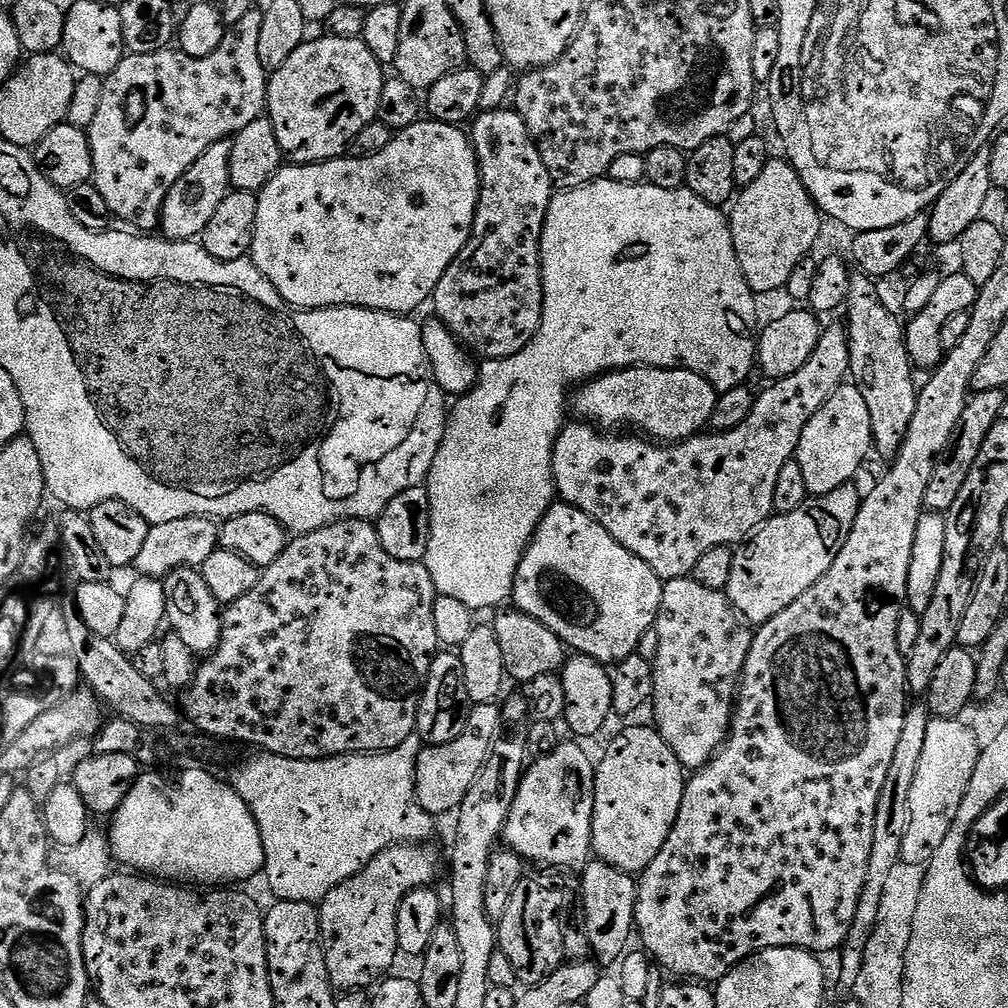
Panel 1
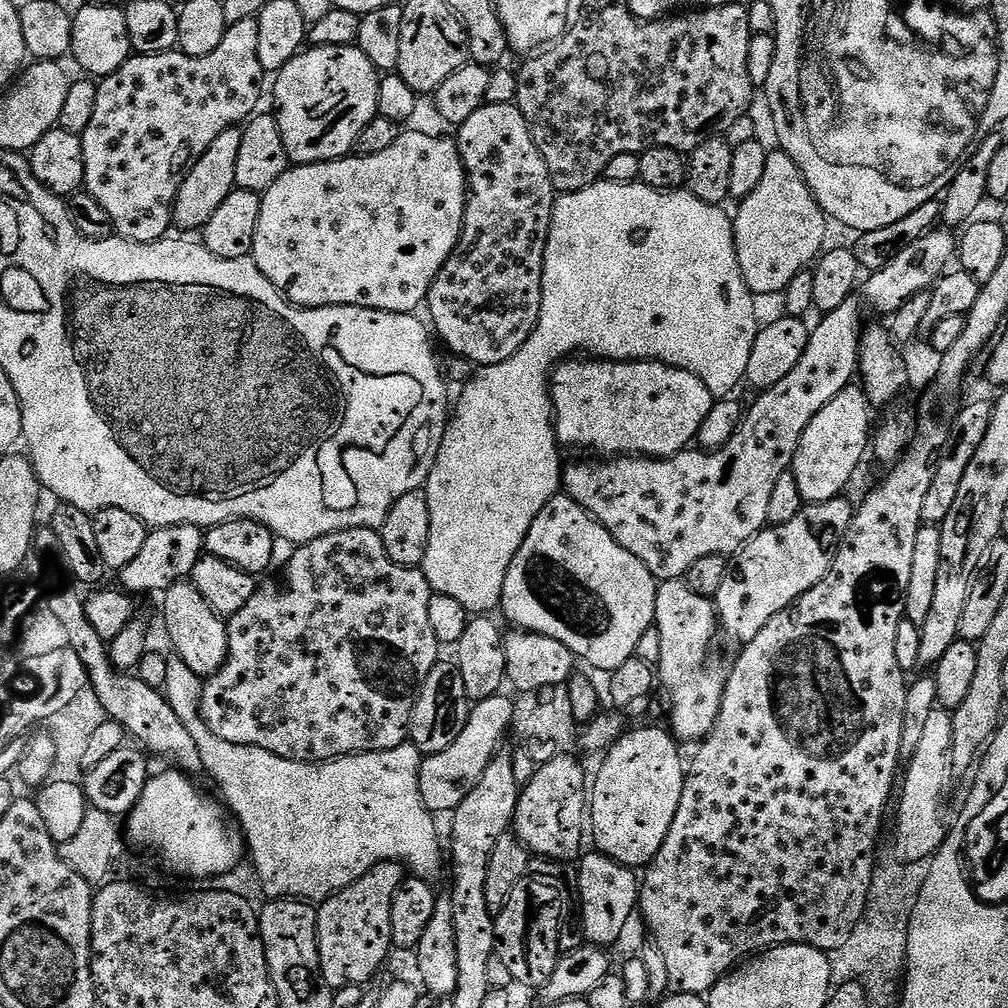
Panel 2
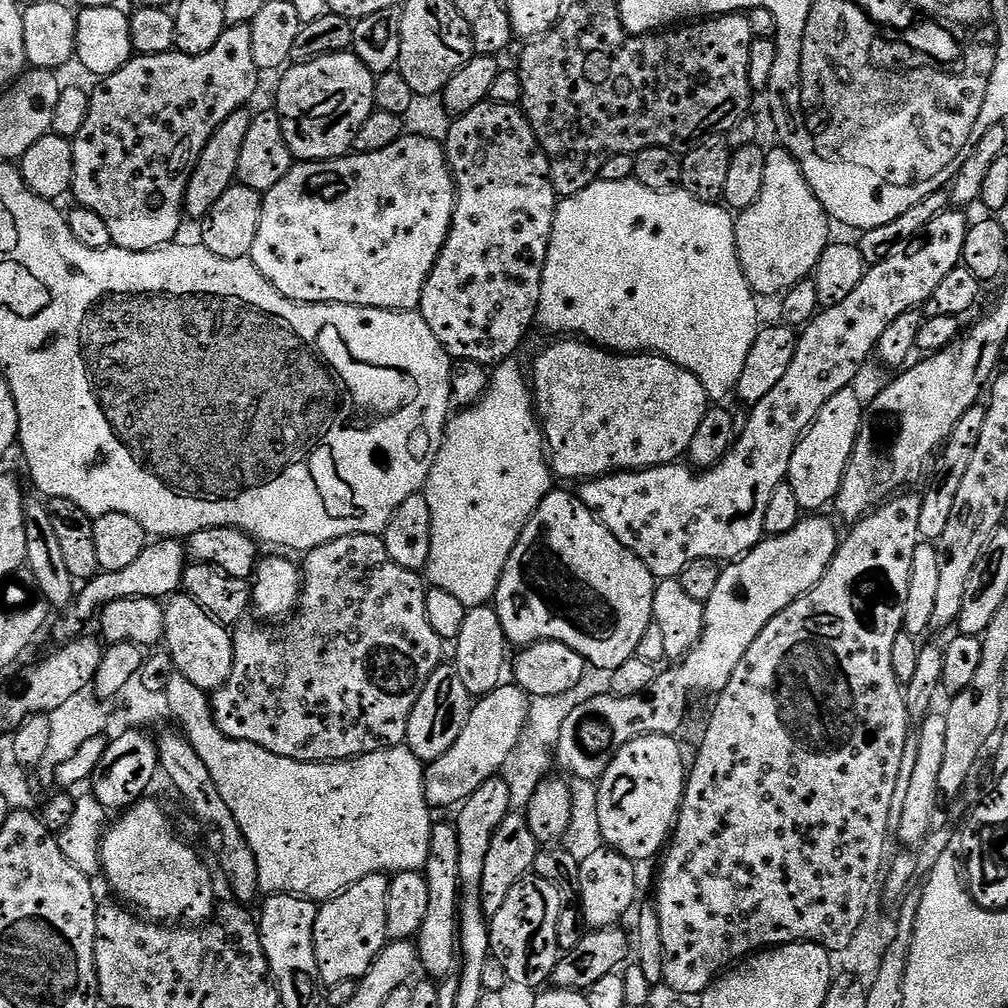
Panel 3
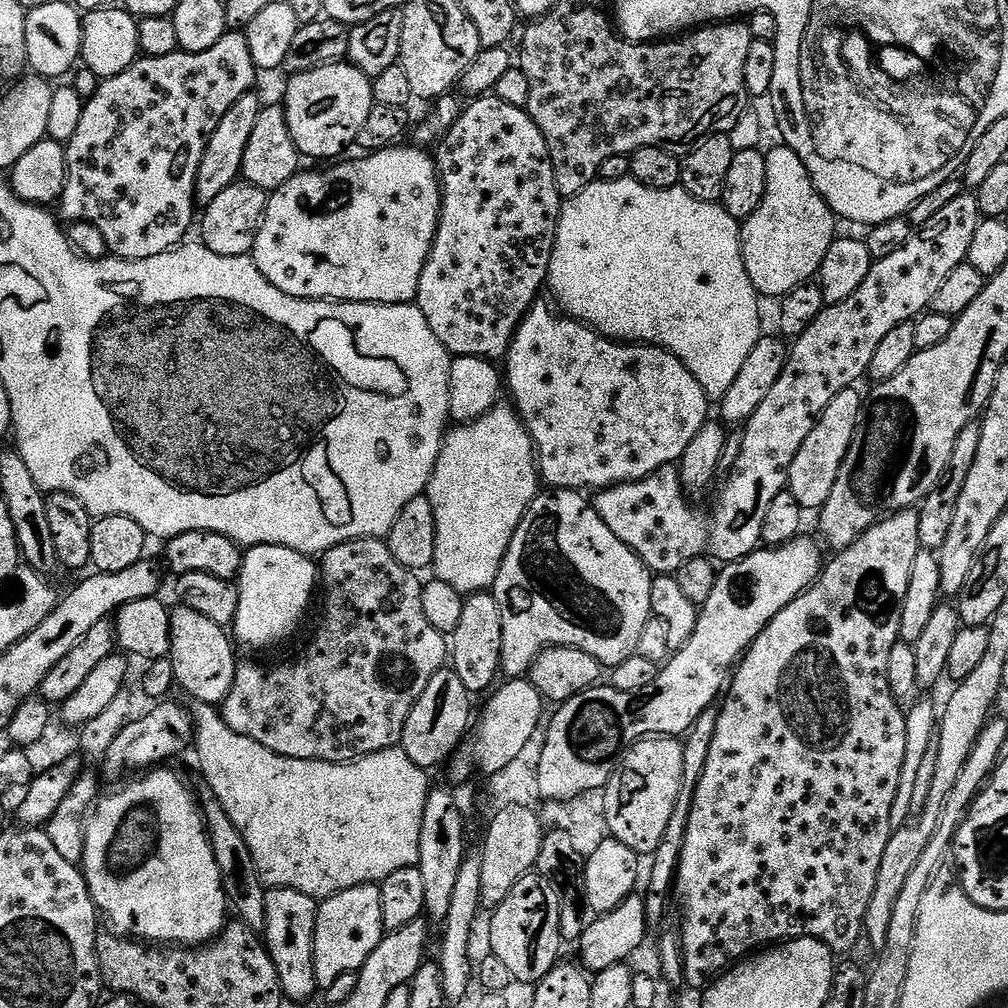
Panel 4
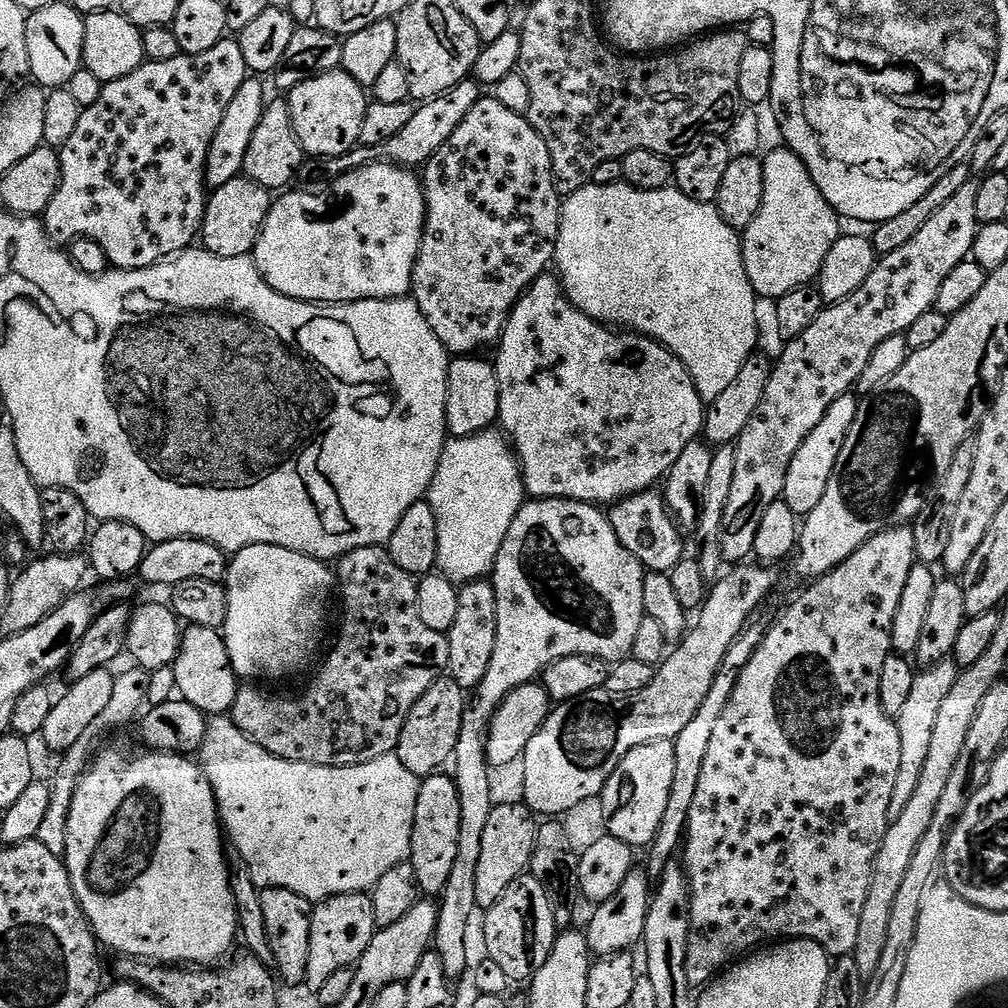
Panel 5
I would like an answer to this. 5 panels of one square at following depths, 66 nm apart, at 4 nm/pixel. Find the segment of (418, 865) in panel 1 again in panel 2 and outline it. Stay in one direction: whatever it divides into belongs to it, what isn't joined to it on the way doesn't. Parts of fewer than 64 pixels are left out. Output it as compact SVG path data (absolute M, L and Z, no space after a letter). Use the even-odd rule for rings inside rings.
M399 862L379 864L371 868L361 880L354 882L348 888L343 888L341 892L334 893L319 905L316 913L316 937L320 951L320 965L324 981L334 990L355 984L367 985L367 980L374 979L376 971L383 966L388 951L393 951L390 910L392 900L396 897L396 892L405 879L405 865Z

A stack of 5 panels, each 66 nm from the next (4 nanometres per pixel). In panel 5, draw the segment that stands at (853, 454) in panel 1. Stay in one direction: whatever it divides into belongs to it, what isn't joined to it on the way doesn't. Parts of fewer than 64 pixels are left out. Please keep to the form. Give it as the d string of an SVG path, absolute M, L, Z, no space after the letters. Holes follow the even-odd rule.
M849 394L838 398L830 410L826 410L826 418L810 430L806 442L798 446L798 454L794 454L794 462L790 462L790 470L786 474L782 499L798 518L808 516L822 502L822 494L826 494L826 486L830 482L830 474L834 474L834 466L838 462L838 454L842 454L842 446L846 446L846 434L850 434L850 426L854 426L858 400Z

